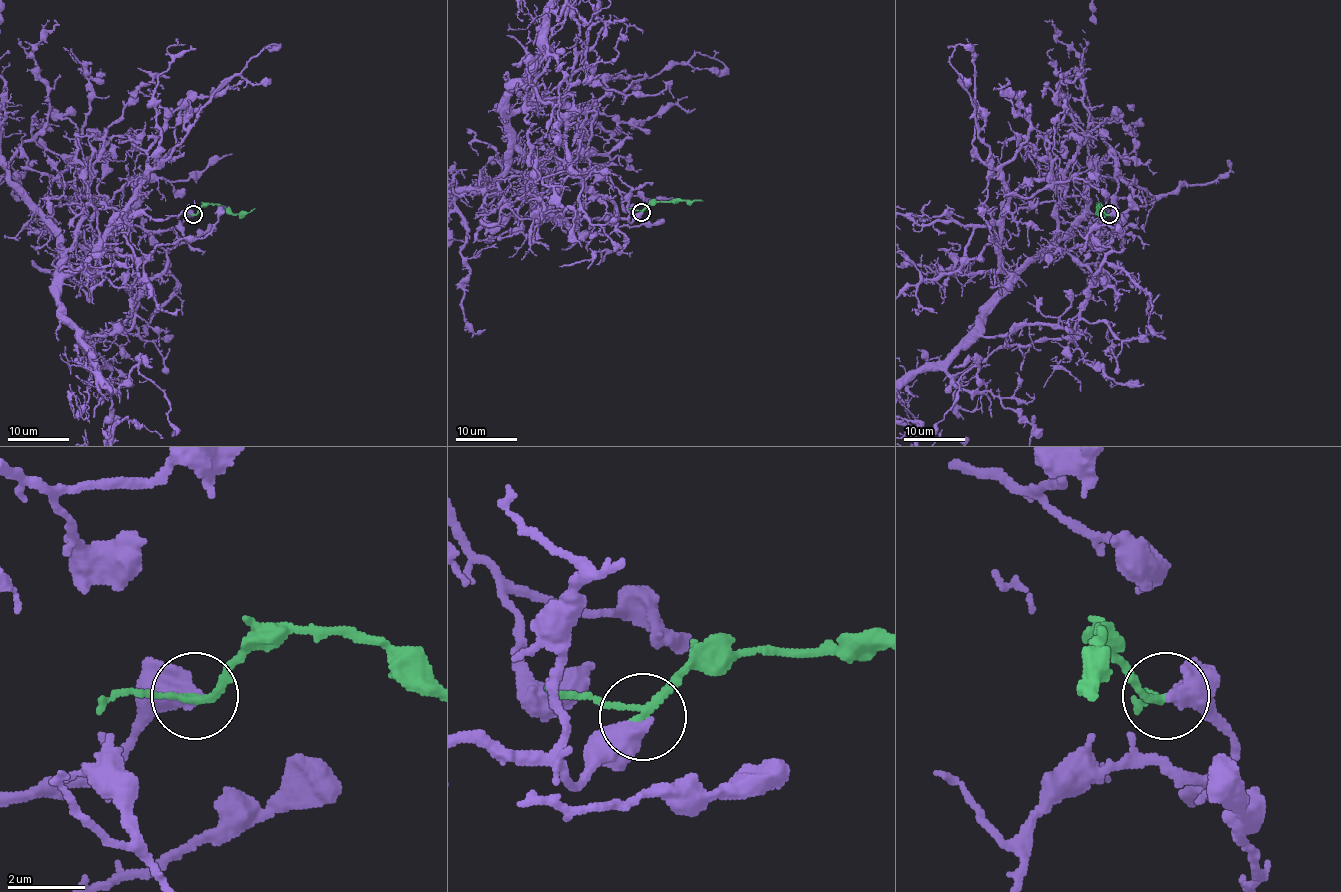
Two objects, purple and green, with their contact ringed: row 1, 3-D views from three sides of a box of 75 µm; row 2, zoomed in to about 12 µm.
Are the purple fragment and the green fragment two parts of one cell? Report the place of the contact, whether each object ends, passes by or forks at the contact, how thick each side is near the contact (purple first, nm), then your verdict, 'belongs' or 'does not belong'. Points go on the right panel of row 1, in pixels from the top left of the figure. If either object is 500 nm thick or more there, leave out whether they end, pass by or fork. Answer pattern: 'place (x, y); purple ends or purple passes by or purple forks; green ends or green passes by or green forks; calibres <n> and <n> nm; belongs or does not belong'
place (1109, 214); purple ends; green passes by; calibres 480 and 170 nm; belongs

